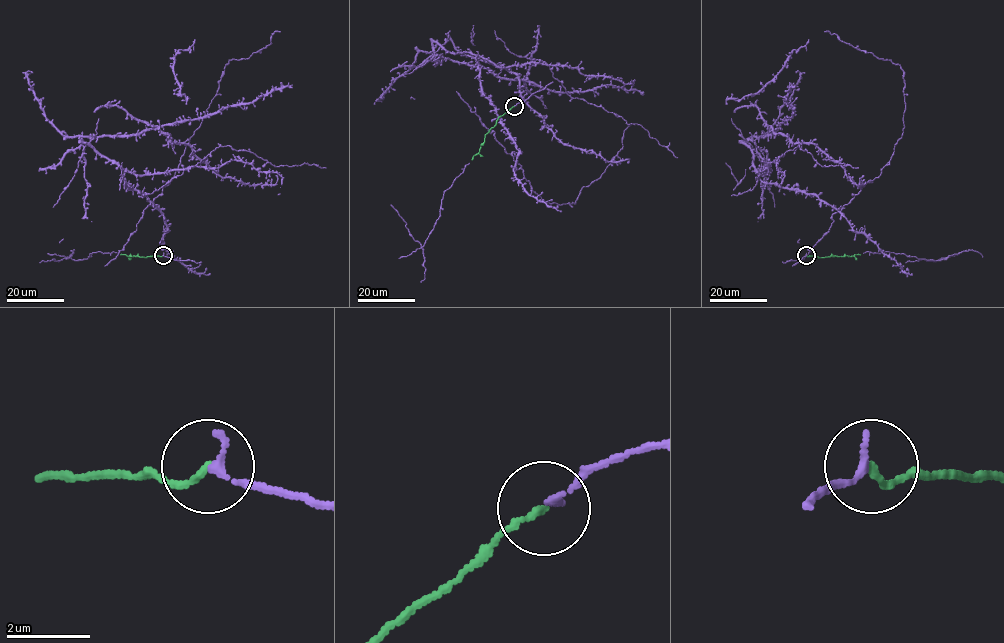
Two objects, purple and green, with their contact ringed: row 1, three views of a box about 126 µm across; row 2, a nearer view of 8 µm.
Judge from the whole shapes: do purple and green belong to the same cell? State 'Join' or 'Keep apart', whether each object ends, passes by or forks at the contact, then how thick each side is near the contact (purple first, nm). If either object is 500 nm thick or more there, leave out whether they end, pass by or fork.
Join. At the ring purple ends. At the ring green ends. Thickness 190 nm (purple) against 140 nm

